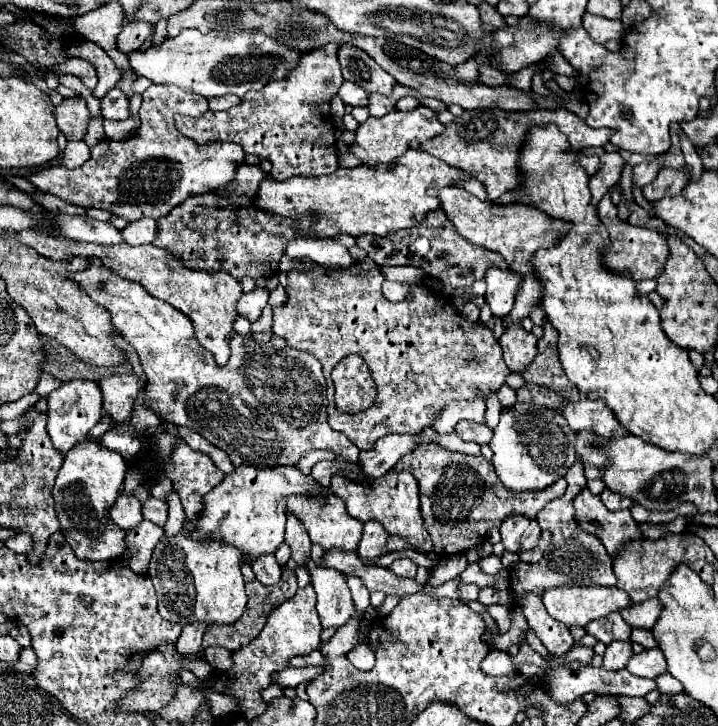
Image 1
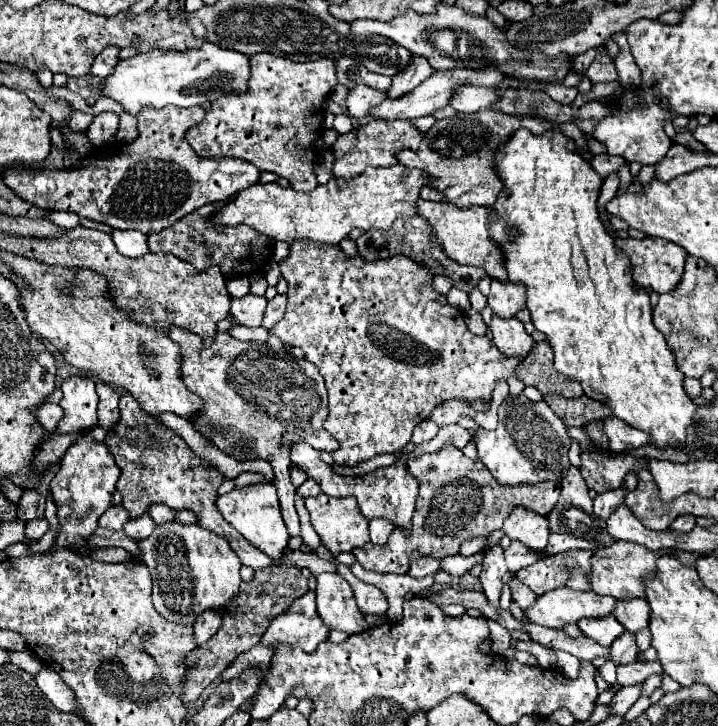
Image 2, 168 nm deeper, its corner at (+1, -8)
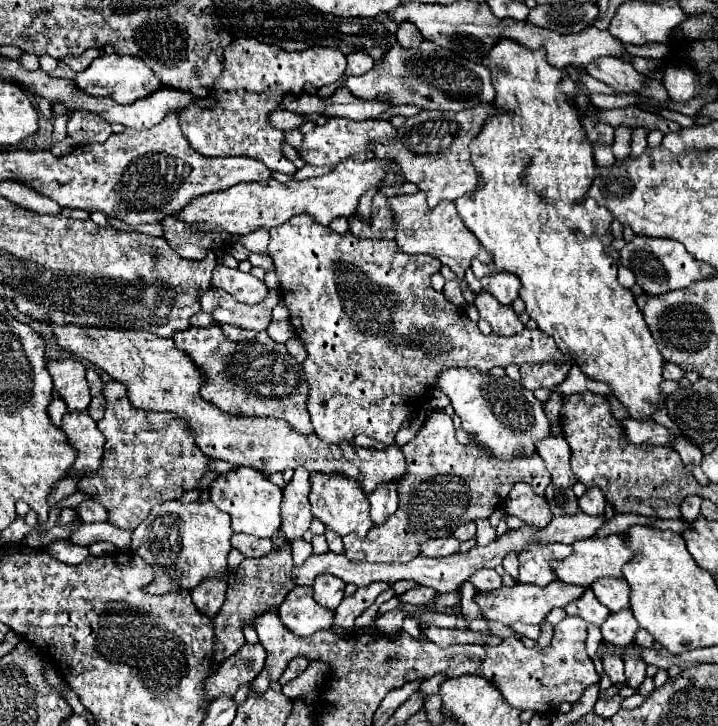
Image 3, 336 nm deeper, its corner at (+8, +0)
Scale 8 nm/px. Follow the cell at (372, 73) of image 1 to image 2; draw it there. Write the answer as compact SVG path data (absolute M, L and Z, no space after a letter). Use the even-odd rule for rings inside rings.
M348 56L338 58L336 64L338 64L338 82L348 86L348 88L354 88L356 84L366 84L366 86L372 86L372 88L384 90L384 92L390 88L390 78L388 76L368 72L362 64L356 66L356 60L352 60Z

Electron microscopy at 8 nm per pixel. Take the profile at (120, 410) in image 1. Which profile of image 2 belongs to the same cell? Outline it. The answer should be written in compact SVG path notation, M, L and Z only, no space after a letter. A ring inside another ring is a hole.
M96 384L96 392L100 396L98 402L98 426L102 426L104 430L112 430L116 426L116 422L120 420L120 410L118 410L118 400L120 394L112 390L112 386L108 384Z

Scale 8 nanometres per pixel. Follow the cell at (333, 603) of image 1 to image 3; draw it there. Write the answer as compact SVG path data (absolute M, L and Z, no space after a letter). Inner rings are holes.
M321 574L321 576L317 576L313 590L315 590L313 598L317 600L317 604L321 604L323 608L335 610L343 600L345 582L333 574Z

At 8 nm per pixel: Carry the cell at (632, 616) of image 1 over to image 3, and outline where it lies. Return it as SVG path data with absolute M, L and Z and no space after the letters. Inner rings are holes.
M601 578L597 584L591 586L597 600L605 604L611 612L619 612L629 608L629 584L619 578Z

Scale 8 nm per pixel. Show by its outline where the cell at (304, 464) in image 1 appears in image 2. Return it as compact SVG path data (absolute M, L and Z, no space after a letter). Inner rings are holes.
M292 240L288 256L282 262L278 262L278 264L280 264L282 278L288 282L288 292L286 292L288 308L286 308L284 318L272 328L272 332L282 342L302 348L304 354L306 354L304 358L308 362L312 362L320 370L320 374L322 374L322 378L326 382L330 412L328 412L328 418L324 422L324 428L340 444L340 448L332 454L336 464L354 466L354 464L358 464L362 460L368 460L368 458L372 458L376 454L396 454L400 448L404 448L410 442L414 426L418 426L422 420L430 418L430 412L438 404L442 404L444 400L450 400L450 398L464 398L464 400L484 398L484 400L490 400L496 382L510 378L514 374L514 370L518 368L518 364L526 358L526 356L504 356L488 336L472 334L468 330L466 322L464 322L464 314L458 308L450 306L444 294L438 294L432 288L434 272L430 268L424 268L422 264L414 262L412 258L408 258L404 254L396 254L396 256L388 256L388 258L382 258L382 260L368 262L360 254L346 256L338 244L336 246L328 246L328 244L320 244L320 242L314 242L314 240Z

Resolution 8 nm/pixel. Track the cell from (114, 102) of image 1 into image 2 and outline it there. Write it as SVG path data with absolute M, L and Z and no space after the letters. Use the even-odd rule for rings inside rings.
M102 112L94 116L92 124L86 130L86 136L94 146L100 148L116 138L116 130L118 130L118 116L114 112Z

